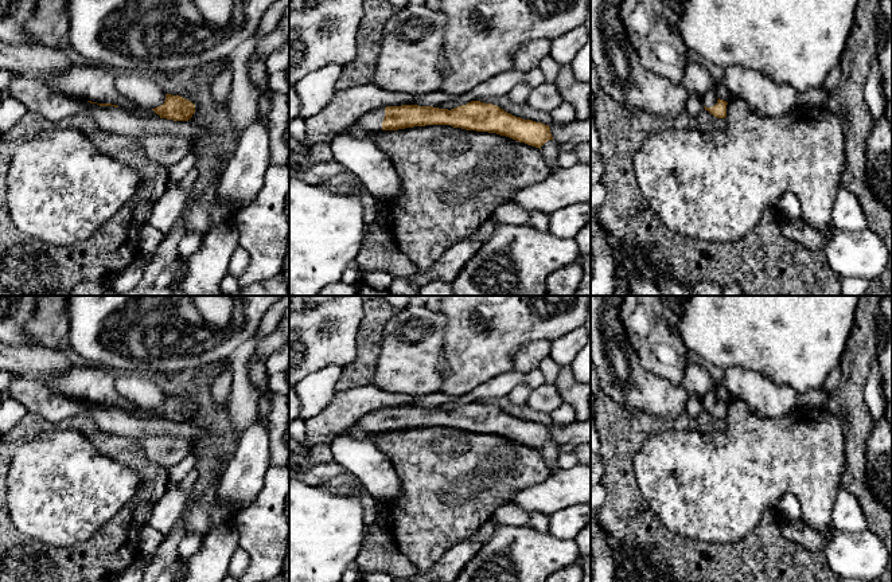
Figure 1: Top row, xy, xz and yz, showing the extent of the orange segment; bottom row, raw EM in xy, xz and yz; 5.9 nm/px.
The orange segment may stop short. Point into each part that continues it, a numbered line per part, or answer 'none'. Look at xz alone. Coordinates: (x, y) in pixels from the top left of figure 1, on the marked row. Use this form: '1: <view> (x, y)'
1: xz (372, 121)

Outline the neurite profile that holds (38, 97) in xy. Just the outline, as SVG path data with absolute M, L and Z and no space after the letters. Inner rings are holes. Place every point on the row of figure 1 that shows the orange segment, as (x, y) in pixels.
M16 75L7 90L20 101L28 112L39 114L44 121L59 125L66 117L87 112L106 132L139 138L147 134L163 133L186 137L196 144L202 129L190 121L167 118L144 120L114 106L100 106L87 101L62 95L42 81Z

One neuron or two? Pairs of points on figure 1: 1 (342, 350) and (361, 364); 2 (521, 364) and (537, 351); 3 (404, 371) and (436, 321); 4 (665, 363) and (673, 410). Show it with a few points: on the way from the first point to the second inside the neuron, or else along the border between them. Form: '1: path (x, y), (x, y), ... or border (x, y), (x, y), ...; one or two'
1: border (359, 327), (355, 335), (355, 356), (343, 367); two
2: path (525, 360), (533, 354); one
3: path (411, 359), (411, 351), (425, 334); one
4: border (641, 364), (649, 371), (680, 385); two

